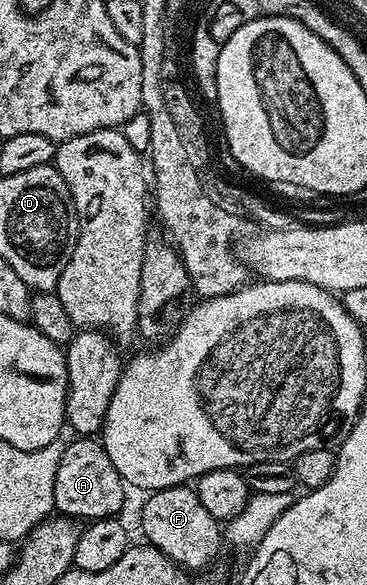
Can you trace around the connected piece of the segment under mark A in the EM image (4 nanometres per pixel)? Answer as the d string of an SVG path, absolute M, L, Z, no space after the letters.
M76 436L69 446L65 445L60 451L58 472L54 476L54 507L61 515L77 520L95 520L97 518L110 518L119 515L124 506L124 490L126 483L120 477L118 468L110 460L103 441L92 436Z

